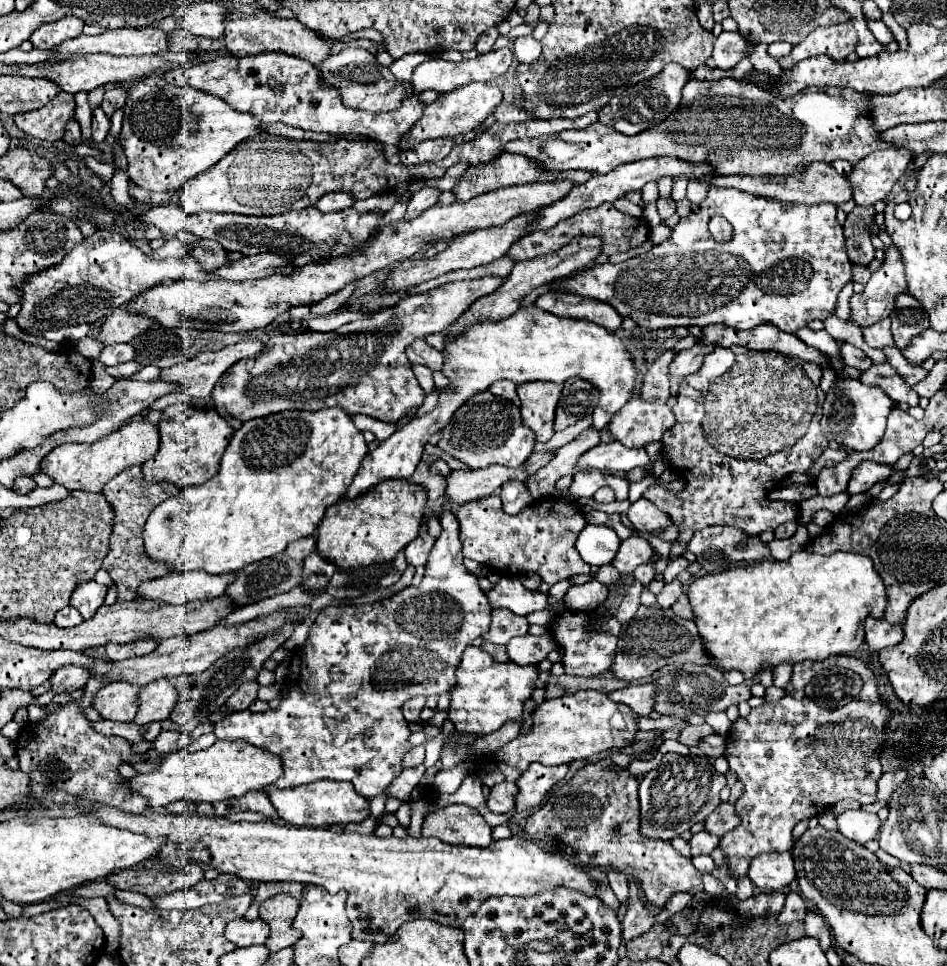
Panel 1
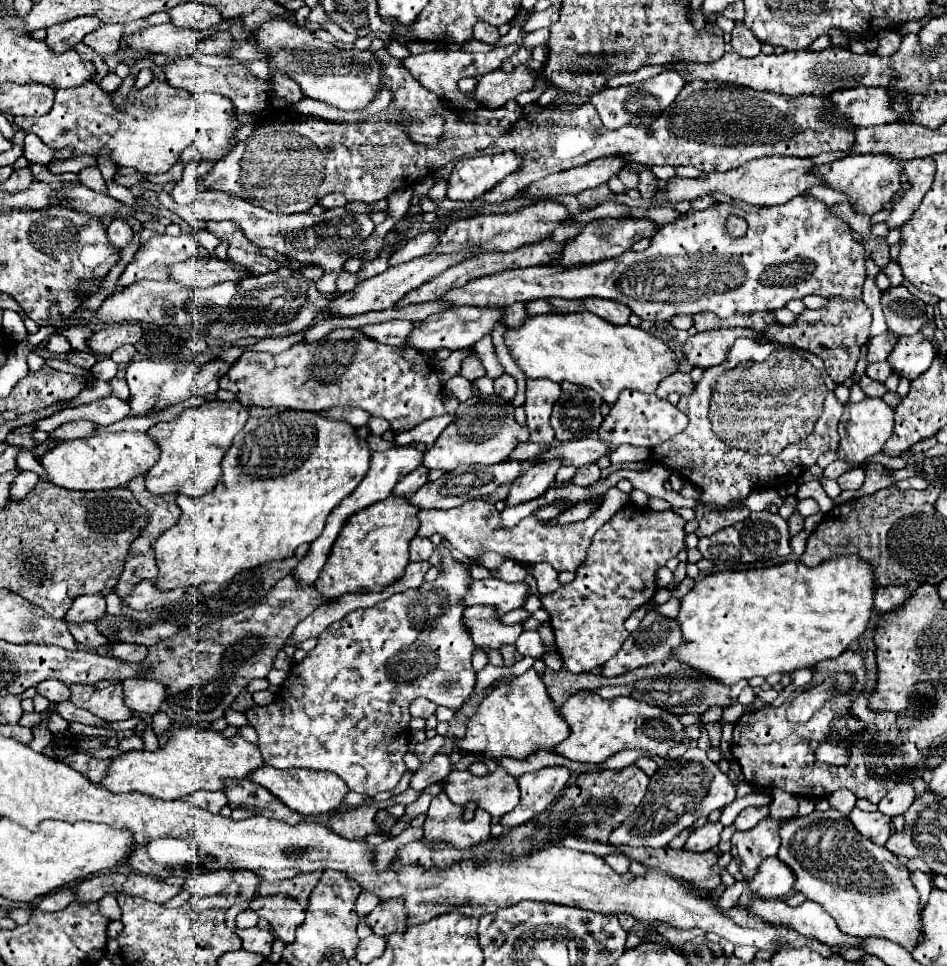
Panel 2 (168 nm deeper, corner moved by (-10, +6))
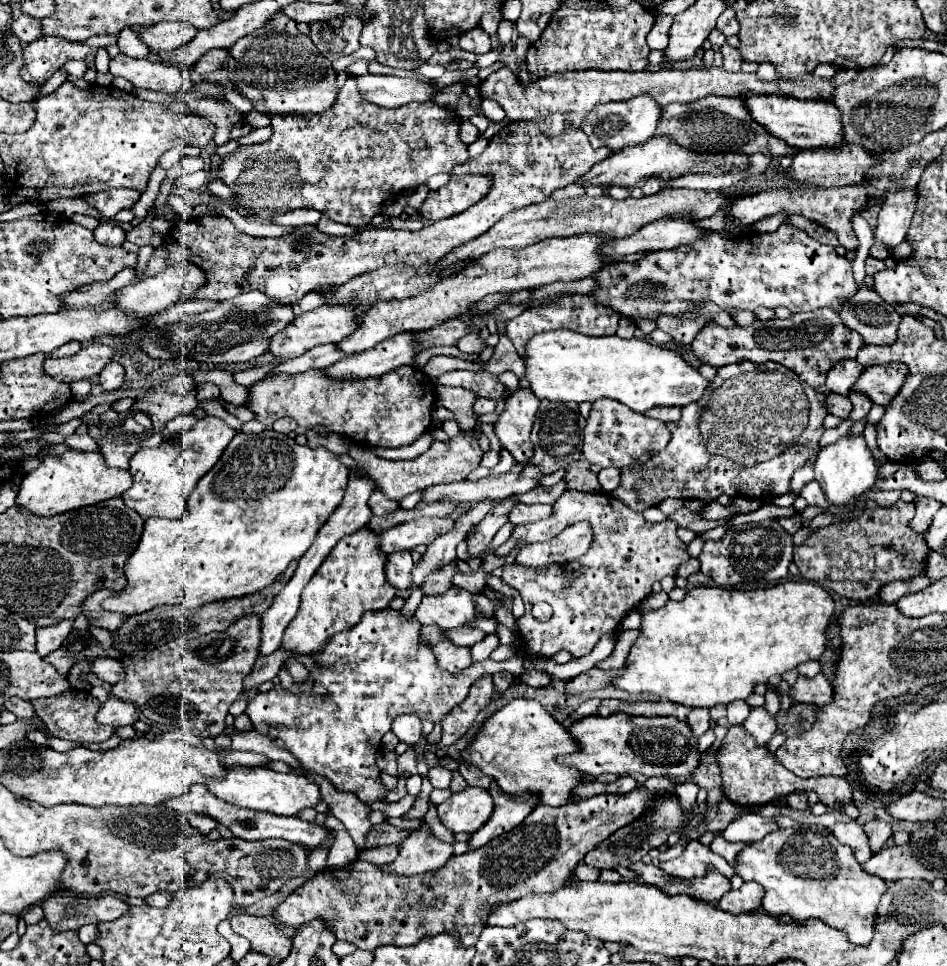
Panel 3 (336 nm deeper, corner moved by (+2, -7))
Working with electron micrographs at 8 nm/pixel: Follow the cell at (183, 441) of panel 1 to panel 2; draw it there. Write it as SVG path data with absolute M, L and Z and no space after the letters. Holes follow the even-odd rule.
M206 401L196 409L184 409L176 421L152 425L146 433L154 439L162 453L158 463L144 475L148 491L154 495L184 493L188 497L202 497L212 491L222 475L220 461L248 417L248 407L238 401Z

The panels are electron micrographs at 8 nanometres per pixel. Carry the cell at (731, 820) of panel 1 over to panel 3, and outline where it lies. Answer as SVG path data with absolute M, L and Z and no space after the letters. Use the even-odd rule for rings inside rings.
M748 812L744 816L740 816L738 820L734 820L726 830L724 830L724 838L728 842L756 842L762 840L768 832L776 830L776 822L770 818L762 818L760 814Z

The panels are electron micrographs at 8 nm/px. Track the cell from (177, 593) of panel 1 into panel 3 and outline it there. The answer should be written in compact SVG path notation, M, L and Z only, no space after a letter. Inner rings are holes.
M104 588L104 590L94 592L92 596L88 596L88 600L84 600L82 612L88 616L88 620L90 620L92 626L100 626L100 628L106 628L106 630L118 630L128 620L126 614L108 612L108 610L102 608L102 600L106 600L110 596L116 596L116 594L118 592Z

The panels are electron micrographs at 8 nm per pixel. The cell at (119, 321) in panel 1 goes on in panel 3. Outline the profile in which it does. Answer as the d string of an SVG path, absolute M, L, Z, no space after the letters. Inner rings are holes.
M106 344L84 346L78 354L66 358L46 358L44 372L60 382L92 380L114 358L116 350Z

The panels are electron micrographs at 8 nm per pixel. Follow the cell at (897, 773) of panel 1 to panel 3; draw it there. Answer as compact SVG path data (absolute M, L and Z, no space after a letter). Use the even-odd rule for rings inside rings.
M878 818L866 822L864 830L870 836L872 852L878 852L886 844L886 840L892 836L892 826L888 822L884 822L884 820L878 820Z

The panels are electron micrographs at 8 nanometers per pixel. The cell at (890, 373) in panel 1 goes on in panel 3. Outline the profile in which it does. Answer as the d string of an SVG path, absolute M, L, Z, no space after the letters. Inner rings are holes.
M828 394L828 412L840 416L840 418L848 418L852 412L852 402L848 400L848 396L840 396L840 394Z

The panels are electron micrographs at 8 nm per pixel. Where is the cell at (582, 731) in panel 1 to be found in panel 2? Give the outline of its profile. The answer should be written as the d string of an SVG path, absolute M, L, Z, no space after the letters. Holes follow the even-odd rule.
M578 691L566 705L560 707L560 715L564 715L564 721L570 725L572 733L556 747L556 753L572 761L602 763L624 749L646 749L648 753L666 757L670 747L686 741L684 725L678 715L632 697L616 697L608 701L590 691Z

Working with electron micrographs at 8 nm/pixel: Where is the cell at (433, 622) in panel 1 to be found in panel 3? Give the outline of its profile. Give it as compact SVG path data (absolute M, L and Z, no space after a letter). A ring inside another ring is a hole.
M402 610L366 612L356 626L334 634L324 650L310 656L318 668L308 672L304 682L294 682L290 690L276 684L248 702L246 714L254 730L270 738L282 738L286 750L300 762L300 768L292 768L292 772L318 774L340 792L356 794L364 804L384 800L388 790L382 784L376 758L382 750L382 736L396 716L414 714L436 724L468 696L470 686L484 674L502 670L514 676L522 674L522 658L518 656L506 662L488 658L458 674L450 674L436 664L436 658L428 656L408 662L402 670L400 628L422 628L422 624L416 616L404 616Z

